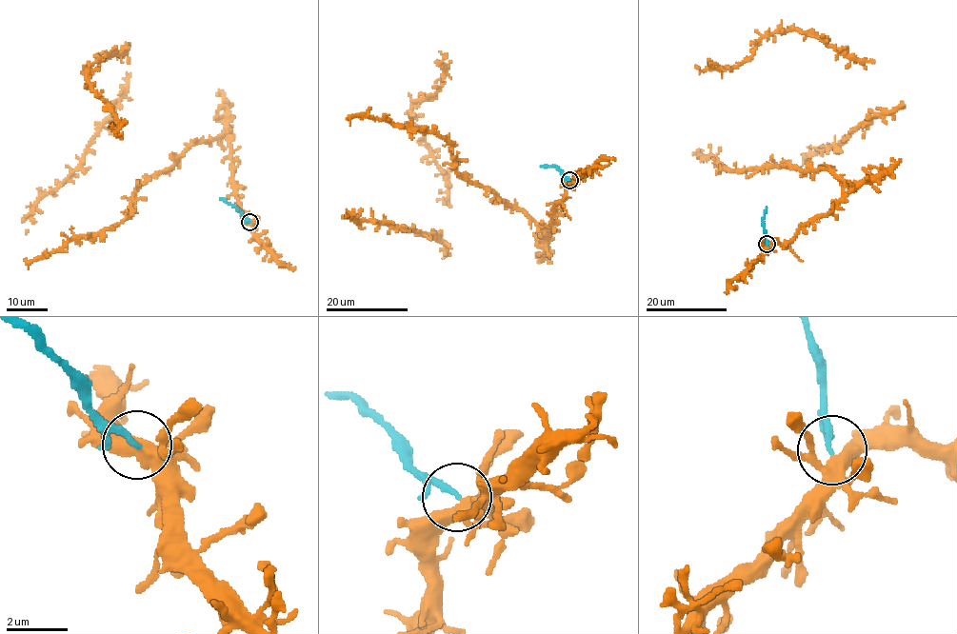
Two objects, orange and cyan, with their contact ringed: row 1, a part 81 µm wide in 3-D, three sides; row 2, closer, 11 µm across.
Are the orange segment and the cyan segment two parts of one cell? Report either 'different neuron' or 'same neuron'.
different neuron

